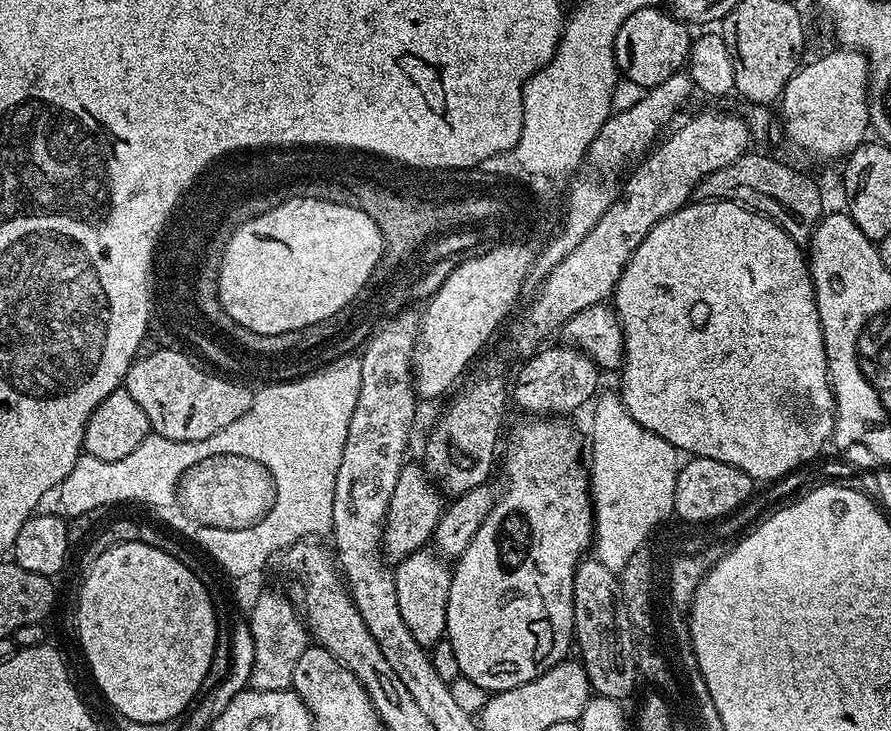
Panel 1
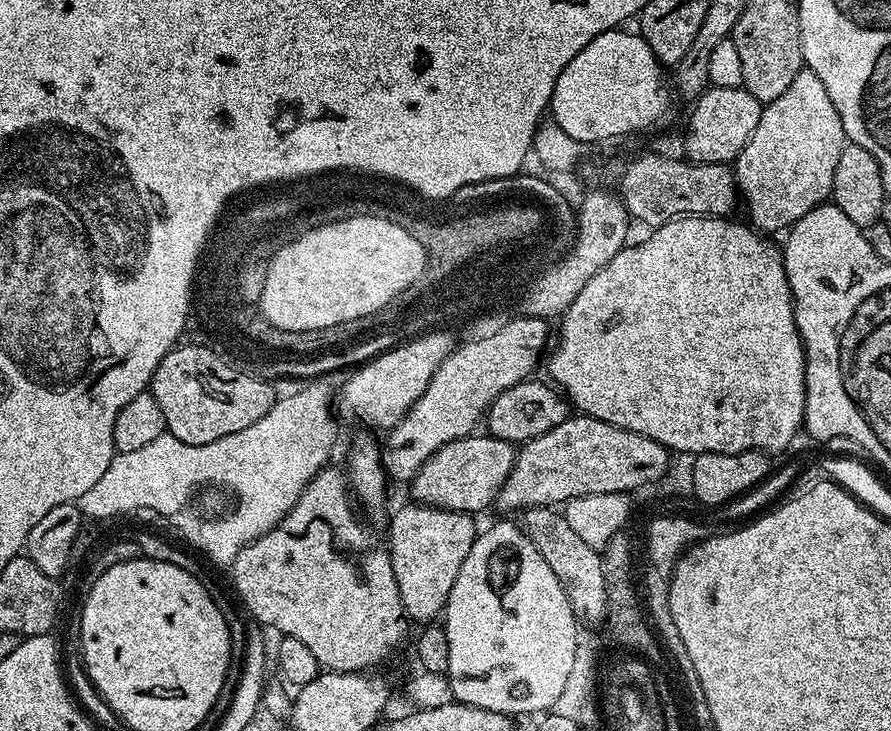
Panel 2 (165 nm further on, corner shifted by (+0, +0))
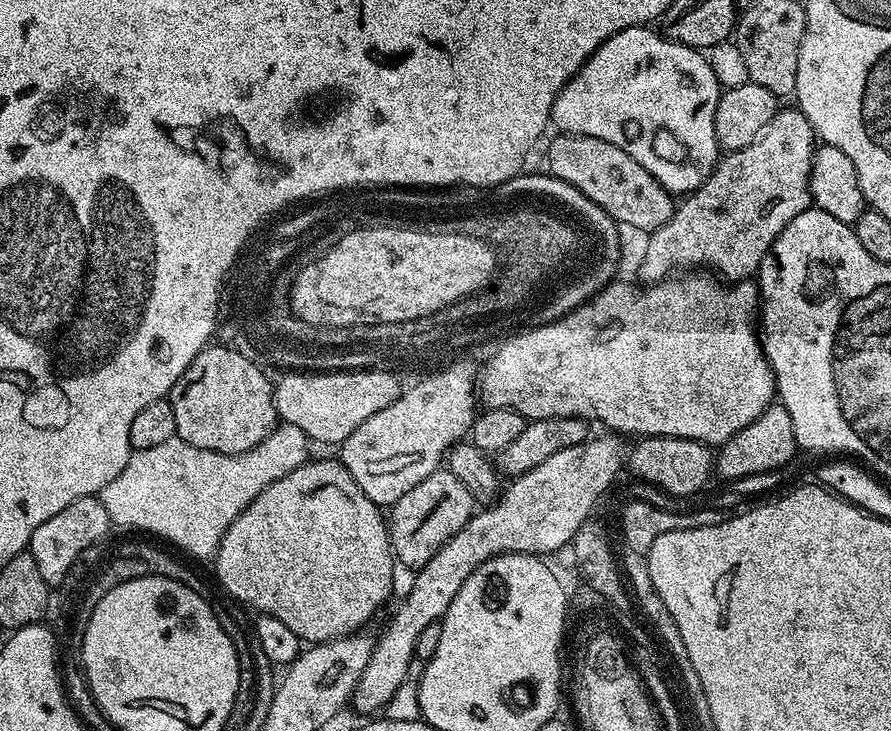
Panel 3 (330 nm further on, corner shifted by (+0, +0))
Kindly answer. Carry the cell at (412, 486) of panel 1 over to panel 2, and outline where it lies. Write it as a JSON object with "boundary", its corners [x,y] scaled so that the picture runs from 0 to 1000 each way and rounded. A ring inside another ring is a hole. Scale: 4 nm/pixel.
{"boundary":[[[531,594],[514,599],[510,605],[496,610],[483,627],[478,627],[478,632],[471,639],[469,648],[460,658],[461,683],[469,689],[480,689],[484,695],[499,695],[526,703],[535,703],[534,700],[541,699],[542,695],[551,696],[559,670],[563,668],[563,659],[568,659],[568,654],[577,637],[580,617],[580,609],[574,607],[572,603],[560,602],[547,594]]]}

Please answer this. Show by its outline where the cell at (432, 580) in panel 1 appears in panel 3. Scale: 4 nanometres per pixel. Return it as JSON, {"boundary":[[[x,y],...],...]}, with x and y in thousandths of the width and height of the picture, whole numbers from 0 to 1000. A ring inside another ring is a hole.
{"boundary":[[[495,643],[483,648],[483,654],[477,654],[475,659],[469,659],[465,670],[451,676],[451,681],[439,691],[438,700],[440,711],[438,706],[435,731],[440,741],[440,759],[461,780],[469,780],[483,769],[489,754],[505,741],[505,736],[510,736],[510,731],[514,731],[523,714],[527,714],[532,703],[532,685],[527,670],[514,659],[511,648]]]}

